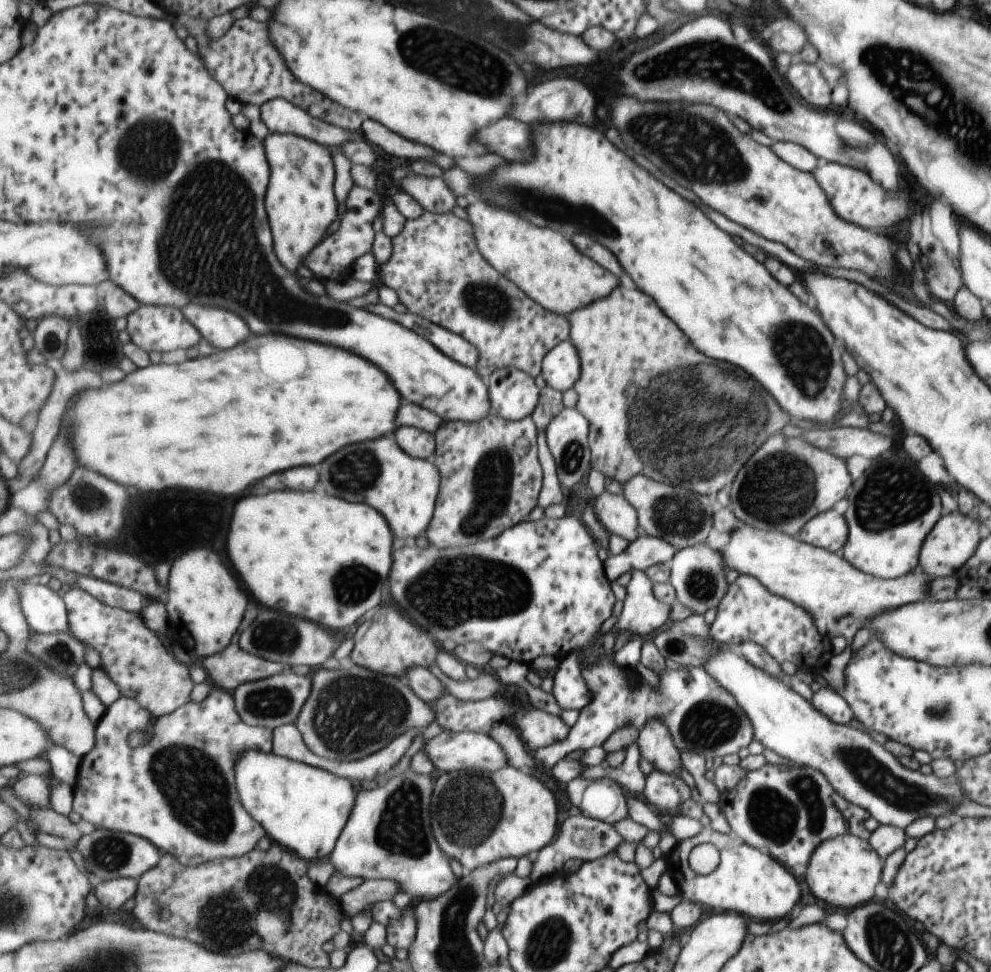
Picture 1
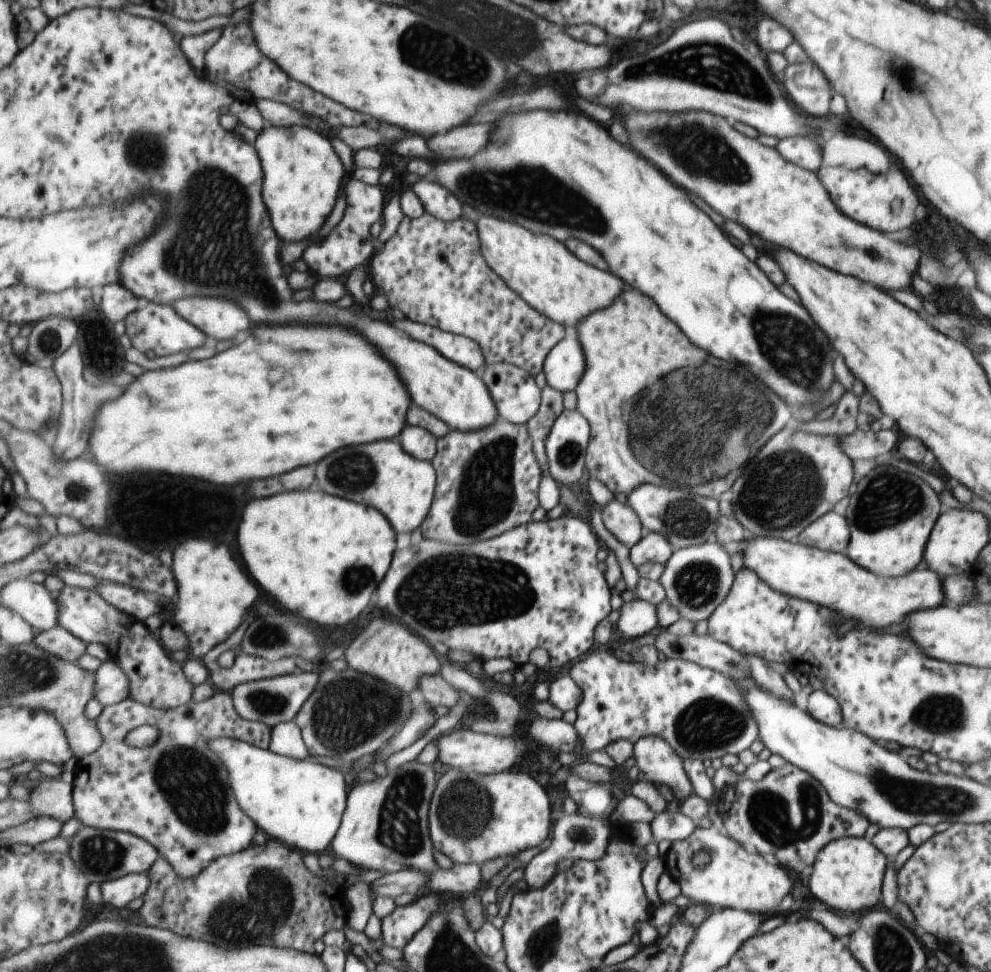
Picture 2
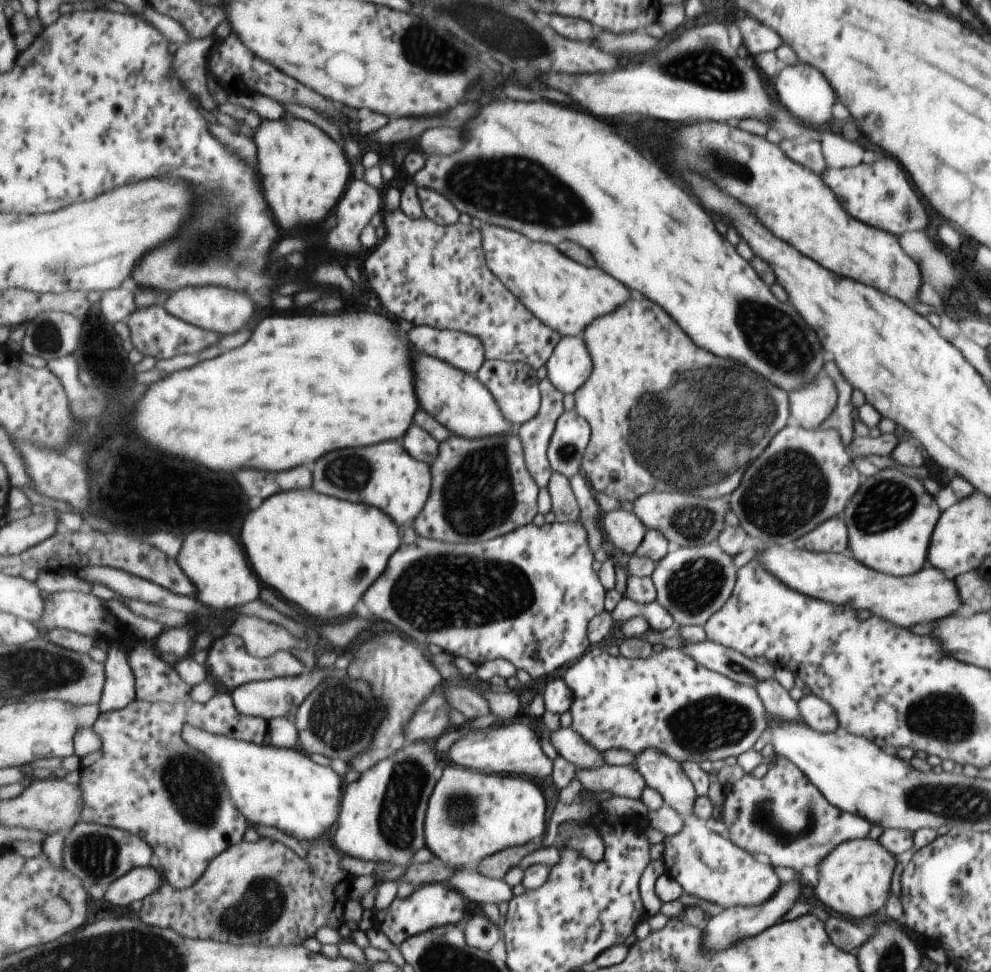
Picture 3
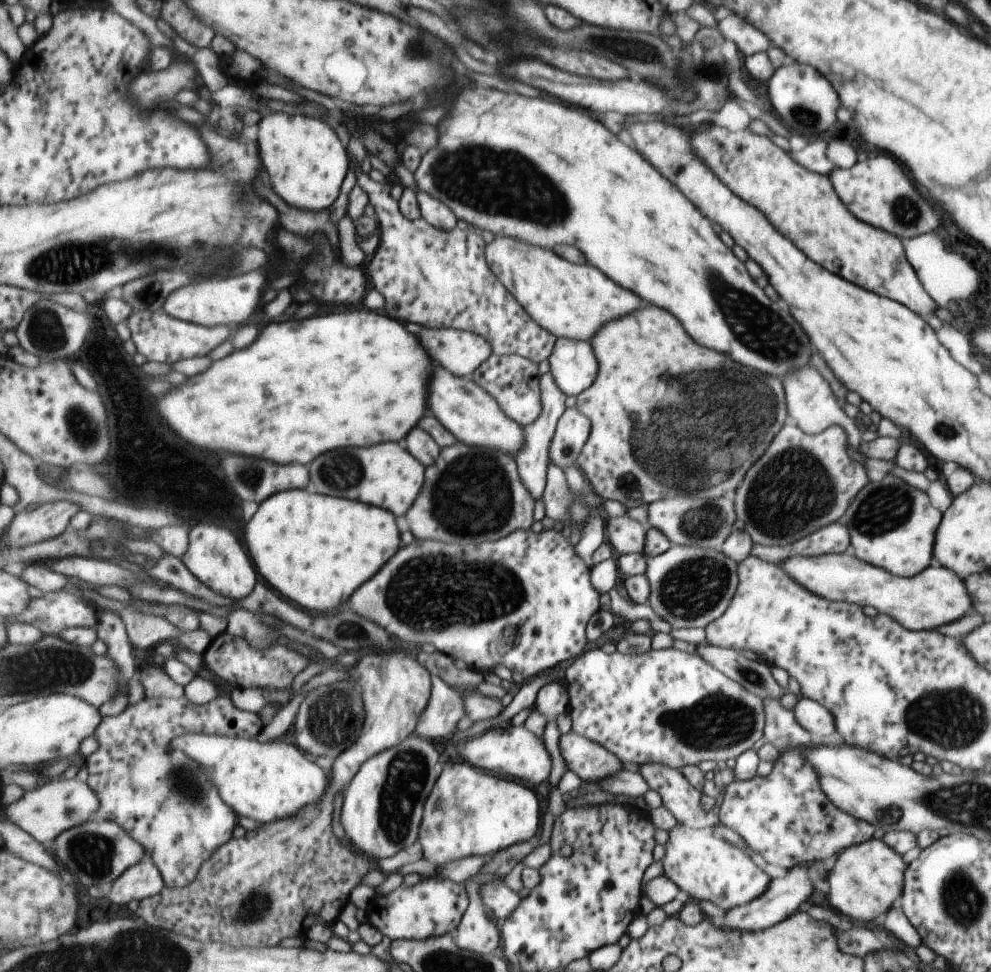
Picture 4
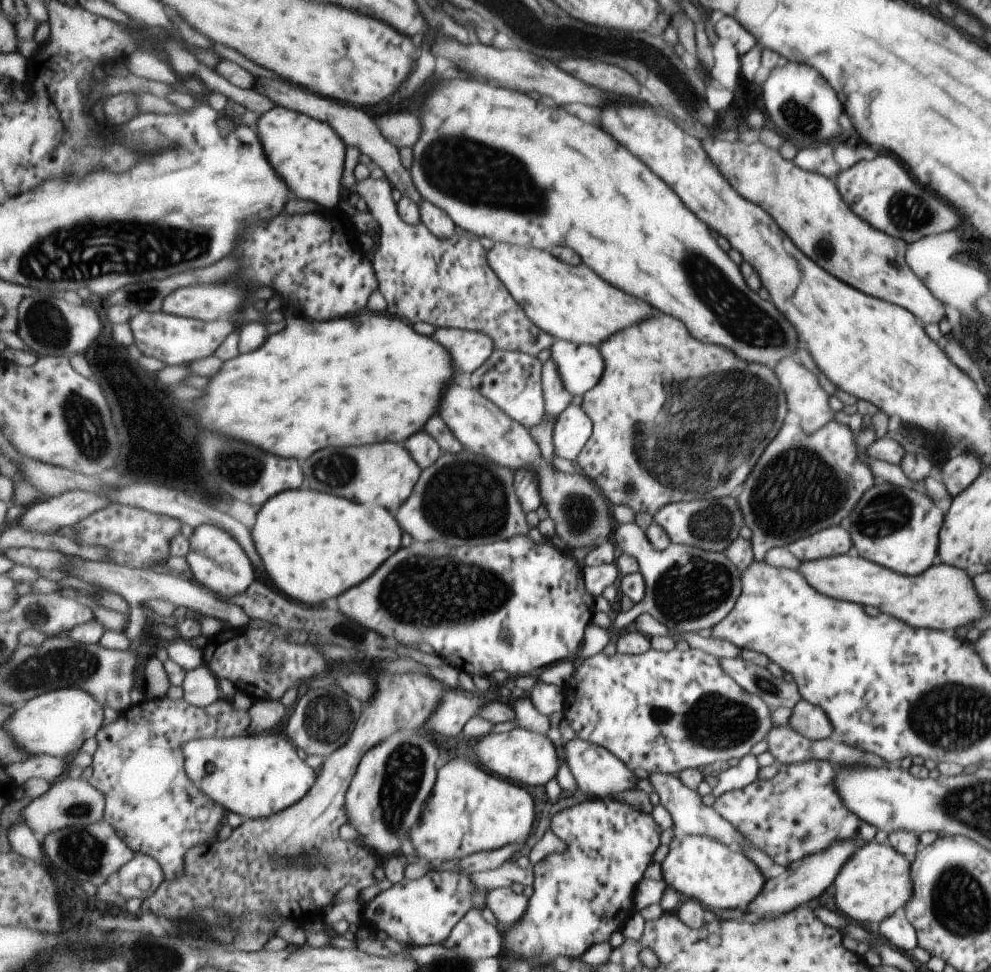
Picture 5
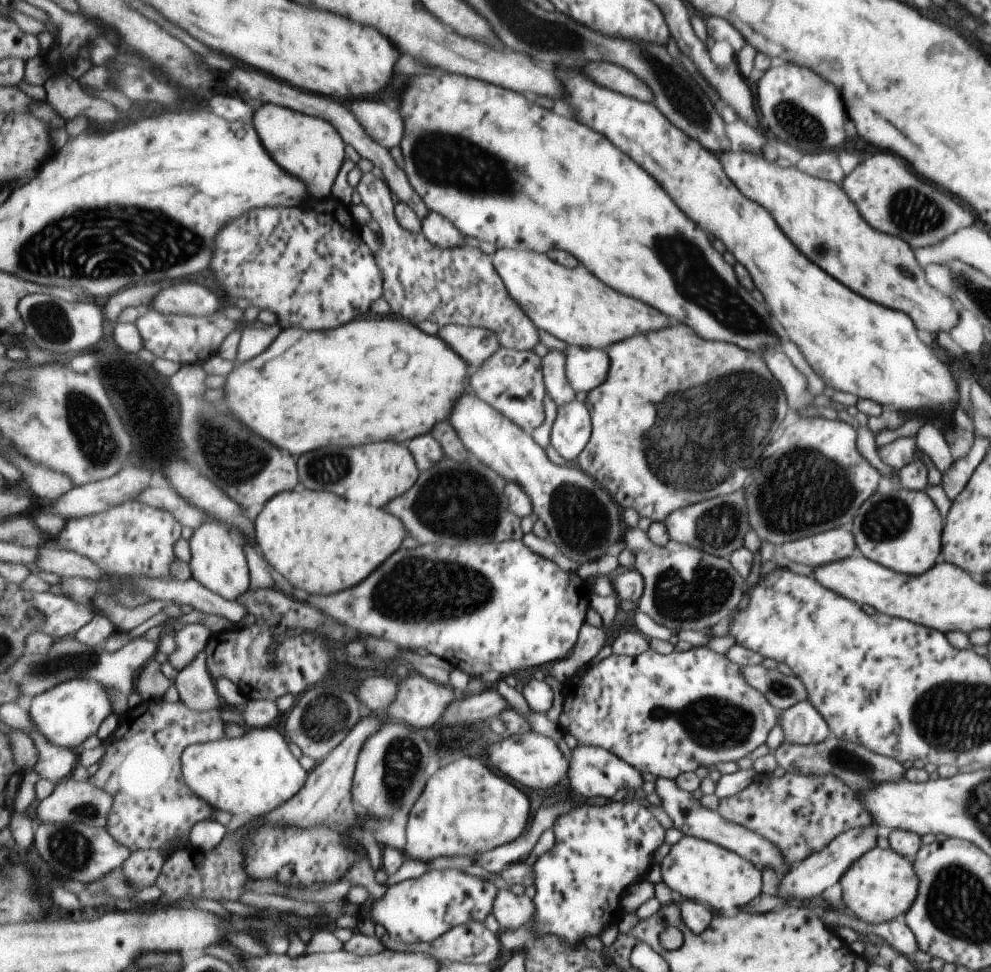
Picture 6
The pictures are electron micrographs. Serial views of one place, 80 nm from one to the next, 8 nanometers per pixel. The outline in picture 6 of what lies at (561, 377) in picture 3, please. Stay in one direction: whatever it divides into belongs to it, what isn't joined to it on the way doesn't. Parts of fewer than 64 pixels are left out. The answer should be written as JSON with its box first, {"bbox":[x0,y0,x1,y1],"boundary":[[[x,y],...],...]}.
{"bbox":[563,345,611,392],"boundary":[[[569,345],[563,352],[570,385],[576,392],[591,392],[608,379],[611,360],[607,350]]]}

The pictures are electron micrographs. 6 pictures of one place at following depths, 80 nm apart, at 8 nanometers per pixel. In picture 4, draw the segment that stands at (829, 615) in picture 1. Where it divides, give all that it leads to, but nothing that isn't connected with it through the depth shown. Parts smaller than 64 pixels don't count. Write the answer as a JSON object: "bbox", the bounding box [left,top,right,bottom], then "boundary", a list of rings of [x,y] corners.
{"bbox":[776,553,973,630],"boundary":[[[844,553],[812,557],[792,555],[781,565],[776,565],[781,567],[797,584],[817,596],[825,597],[827,600],[843,600],[845,602],[853,602],[853,604],[861,604],[861,606],[871,606],[877,612],[893,616],[893,620],[901,620],[901,624],[905,624],[905,628],[913,628],[913,630],[937,628],[941,624],[953,622],[969,614],[970,608],[973,608],[973,600],[969,596],[964,581],[957,573],[939,564],[929,565],[929,568],[924,568],[919,575],[912,577],[894,575],[883,570],[883,568],[858,559],[855,555],[851,556],[851,554]]]}

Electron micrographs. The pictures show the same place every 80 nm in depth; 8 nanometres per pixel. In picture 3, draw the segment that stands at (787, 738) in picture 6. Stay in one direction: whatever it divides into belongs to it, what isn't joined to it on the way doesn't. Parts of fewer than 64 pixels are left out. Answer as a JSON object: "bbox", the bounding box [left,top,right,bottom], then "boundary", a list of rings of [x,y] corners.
{"bbox":[797,693,839,733],"boundary":[[[809,693],[797,702],[799,720],[820,733],[833,733],[839,725],[835,710],[823,698]]]}

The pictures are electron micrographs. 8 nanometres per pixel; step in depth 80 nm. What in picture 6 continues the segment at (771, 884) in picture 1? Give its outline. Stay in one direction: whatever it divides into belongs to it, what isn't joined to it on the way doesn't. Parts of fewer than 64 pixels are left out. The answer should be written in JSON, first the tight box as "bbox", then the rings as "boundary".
{"bbox":[658,835,759,911],"boundary":[[[683,835],[658,865],[661,881],[676,895],[678,900],[701,901],[718,911],[729,910],[747,904],[759,894],[759,870],[755,870],[744,857],[737,856],[720,845]]]}

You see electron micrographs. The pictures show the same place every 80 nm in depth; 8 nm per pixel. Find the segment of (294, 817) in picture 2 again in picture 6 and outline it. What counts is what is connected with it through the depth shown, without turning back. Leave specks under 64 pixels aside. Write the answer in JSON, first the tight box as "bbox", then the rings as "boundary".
{"bbox":[182,727,309,825],"boundary":[[[265,727],[246,730],[241,737],[223,737],[218,741],[197,743],[184,752],[182,773],[189,788],[205,799],[213,810],[228,812],[237,825],[247,825],[253,820],[264,818],[281,804],[285,804],[300,792],[308,780],[309,772],[303,770],[301,762],[291,754],[288,741],[275,728]]]}

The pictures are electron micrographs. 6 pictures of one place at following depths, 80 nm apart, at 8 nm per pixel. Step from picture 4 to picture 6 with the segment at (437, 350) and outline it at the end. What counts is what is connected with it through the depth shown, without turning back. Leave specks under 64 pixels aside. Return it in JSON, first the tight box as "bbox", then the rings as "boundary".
{"bbox":[439,324,503,371],"boundary":[[[460,324],[440,328],[439,336],[468,362],[471,371],[478,370],[503,348],[500,336],[486,328]]]}

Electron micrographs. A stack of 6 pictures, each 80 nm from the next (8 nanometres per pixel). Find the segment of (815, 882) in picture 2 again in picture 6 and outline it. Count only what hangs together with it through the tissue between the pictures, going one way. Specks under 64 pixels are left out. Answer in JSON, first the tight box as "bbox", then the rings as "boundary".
{"bbox":[838,846,919,925],"boundary":[[[877,846],[862,854],[851,866],[841,875],[838,880],[841,886],[841,902],[847,912],[856,922],[863,921],[868,925],[887,923],[899,915],[908,911],[916,900],[919,892],[918,876],[914,872],[912,860],[893,852],[891,848],[881,849]]]}

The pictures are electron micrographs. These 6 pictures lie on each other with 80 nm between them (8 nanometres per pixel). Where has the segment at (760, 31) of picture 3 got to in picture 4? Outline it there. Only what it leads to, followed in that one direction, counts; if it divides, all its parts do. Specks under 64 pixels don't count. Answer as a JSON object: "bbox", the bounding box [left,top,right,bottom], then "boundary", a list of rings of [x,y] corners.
{"bbox":[717,14,767,57],"boundary":[[[729,14],[717,22],[717,28],[725,40],[735,42],[740,57],[767,50],[767,38],[753,26],[745,24],[741,18]]]}

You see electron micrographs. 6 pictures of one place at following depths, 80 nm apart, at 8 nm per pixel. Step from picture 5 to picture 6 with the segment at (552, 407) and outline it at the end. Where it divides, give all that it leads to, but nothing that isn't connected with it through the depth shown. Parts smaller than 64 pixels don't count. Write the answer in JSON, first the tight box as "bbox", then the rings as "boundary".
{"bbox":[542,349,577,407],"boundary":[[[552,349],[542,358],[542,365],[547,392],[559,407],[569,404],[577,394],[570,385],[566,369],[566,354],[561,350]]]}

